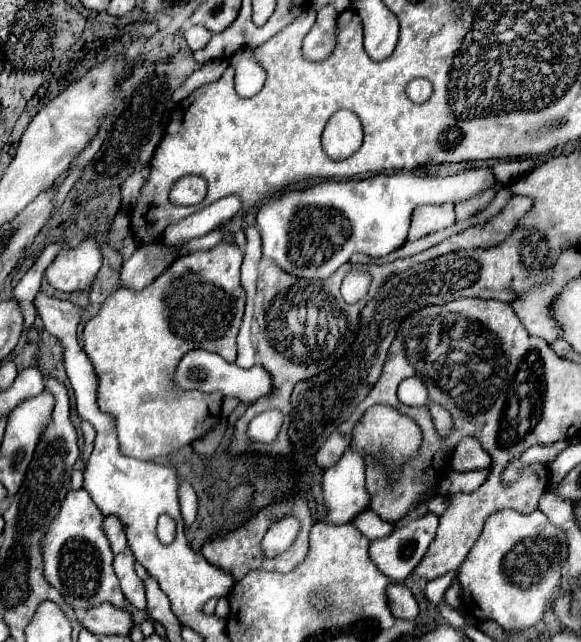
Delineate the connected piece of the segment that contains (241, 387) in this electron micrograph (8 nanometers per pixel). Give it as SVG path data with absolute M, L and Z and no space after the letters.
M191 350L181 360L181 364L177 366L177 372L175 372L175 384L183 386L187 390L197 388L197 390L203 390L203 392L221 392L223 396L235 396L245 404L251 404L251 402L271 394L271 390L273 390L271 374L263 366L257 364L249 370L243 370L237 364L225 362L219 354L213 354L213 352L207 352L207 350Z

